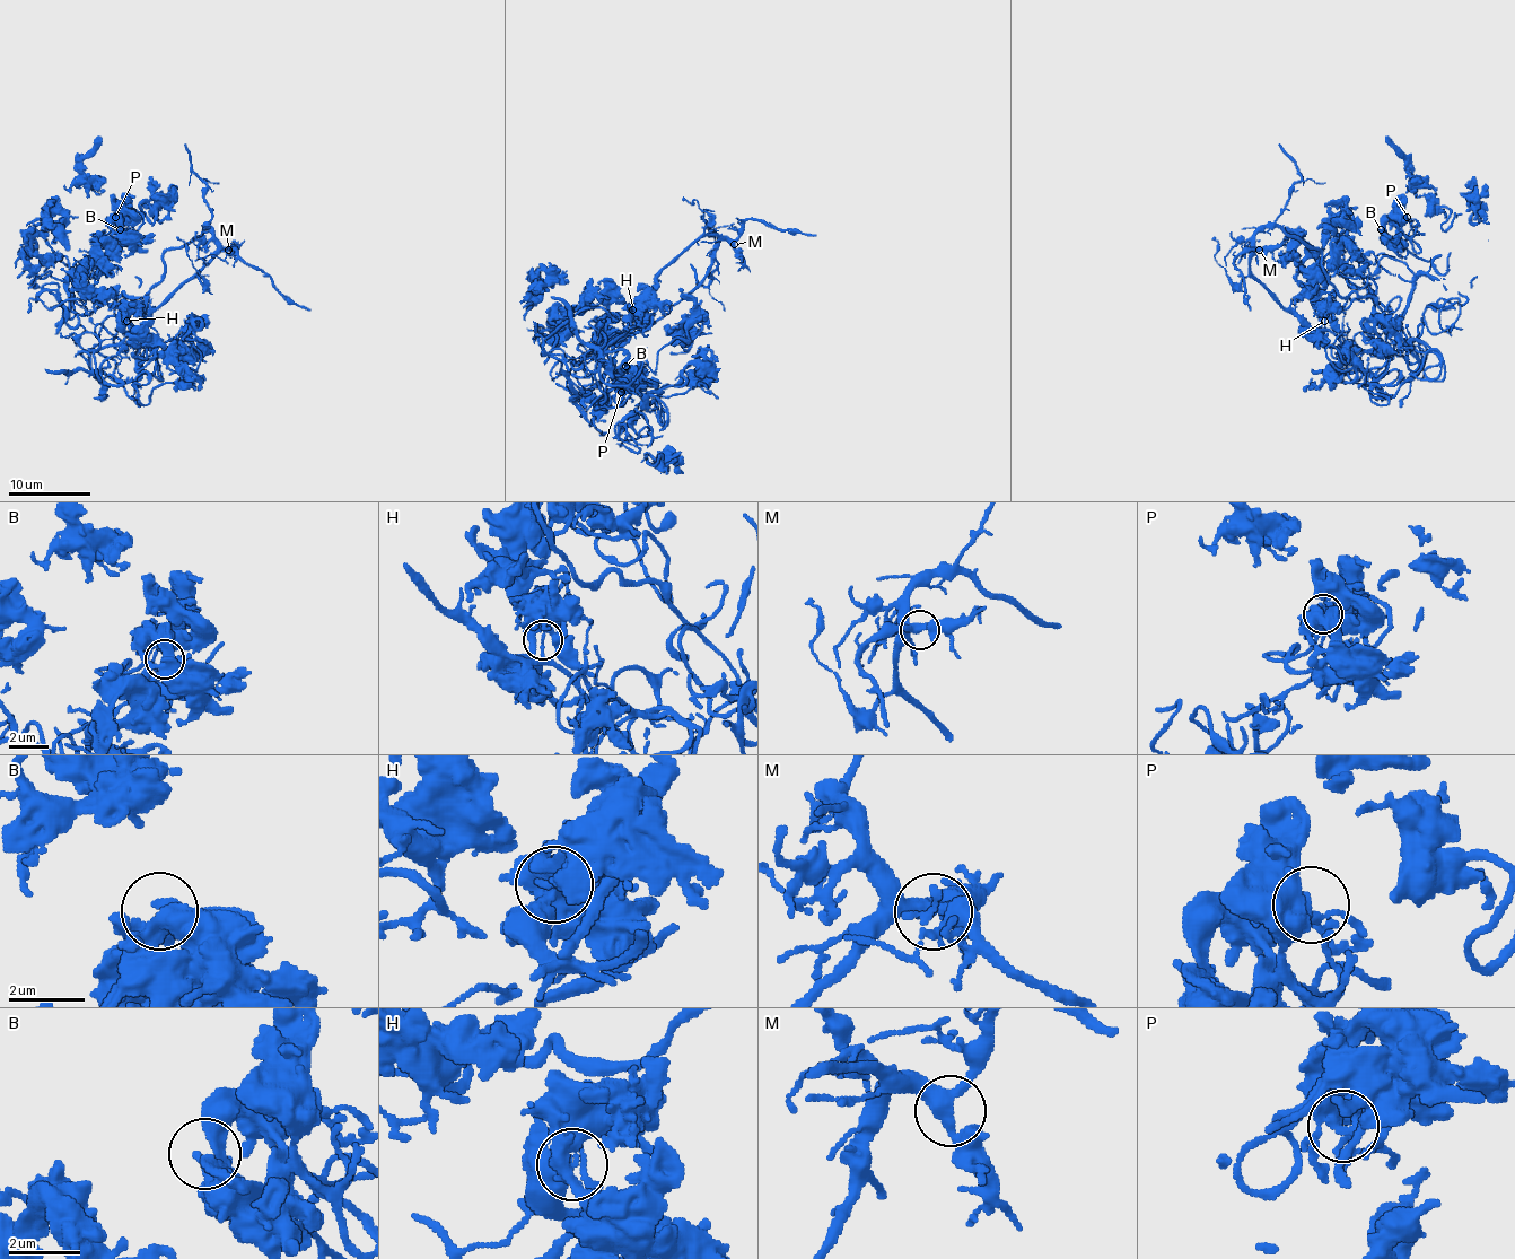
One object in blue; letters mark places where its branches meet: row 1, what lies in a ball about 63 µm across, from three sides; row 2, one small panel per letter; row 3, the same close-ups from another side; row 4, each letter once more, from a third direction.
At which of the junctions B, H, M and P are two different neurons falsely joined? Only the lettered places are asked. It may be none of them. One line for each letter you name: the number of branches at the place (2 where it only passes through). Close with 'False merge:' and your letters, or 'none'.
H: 3
False merge: H

